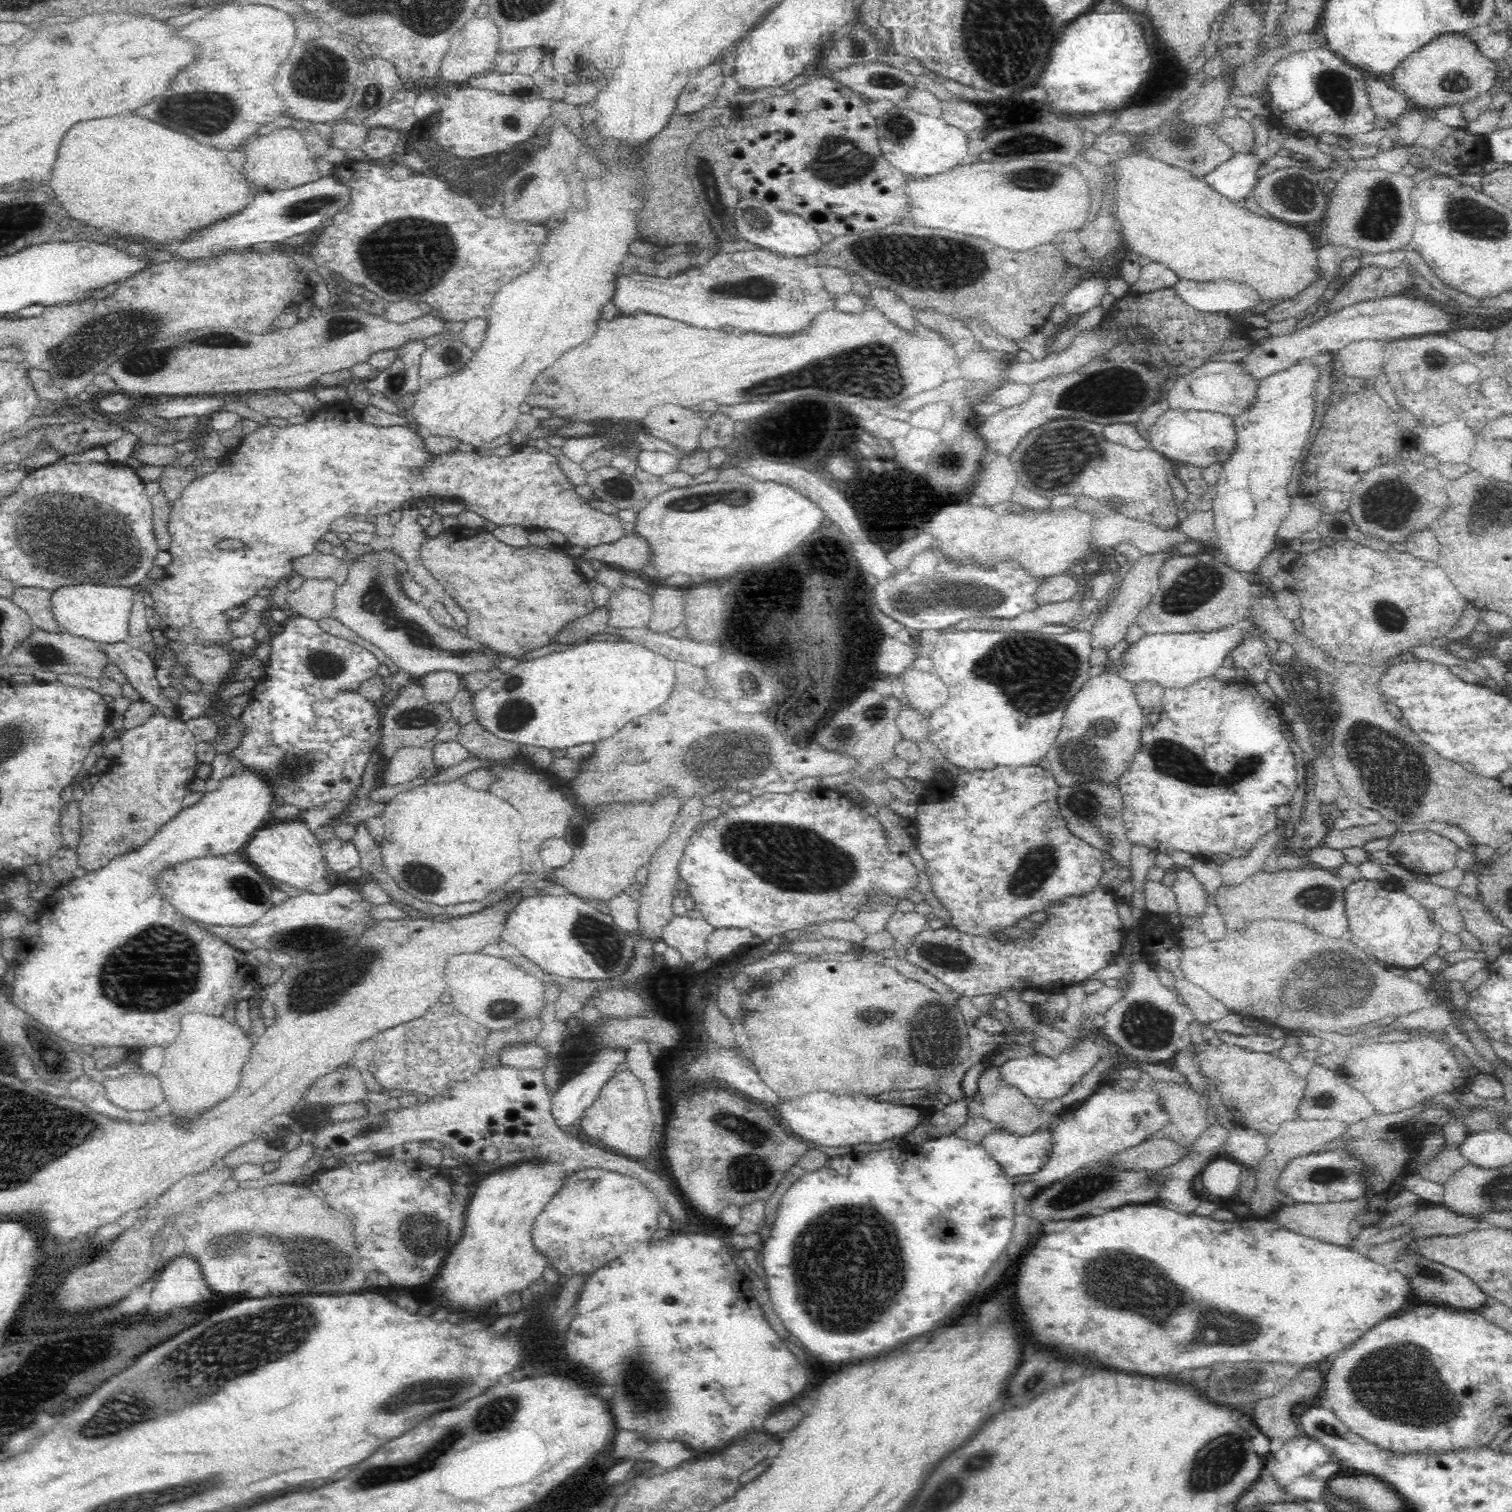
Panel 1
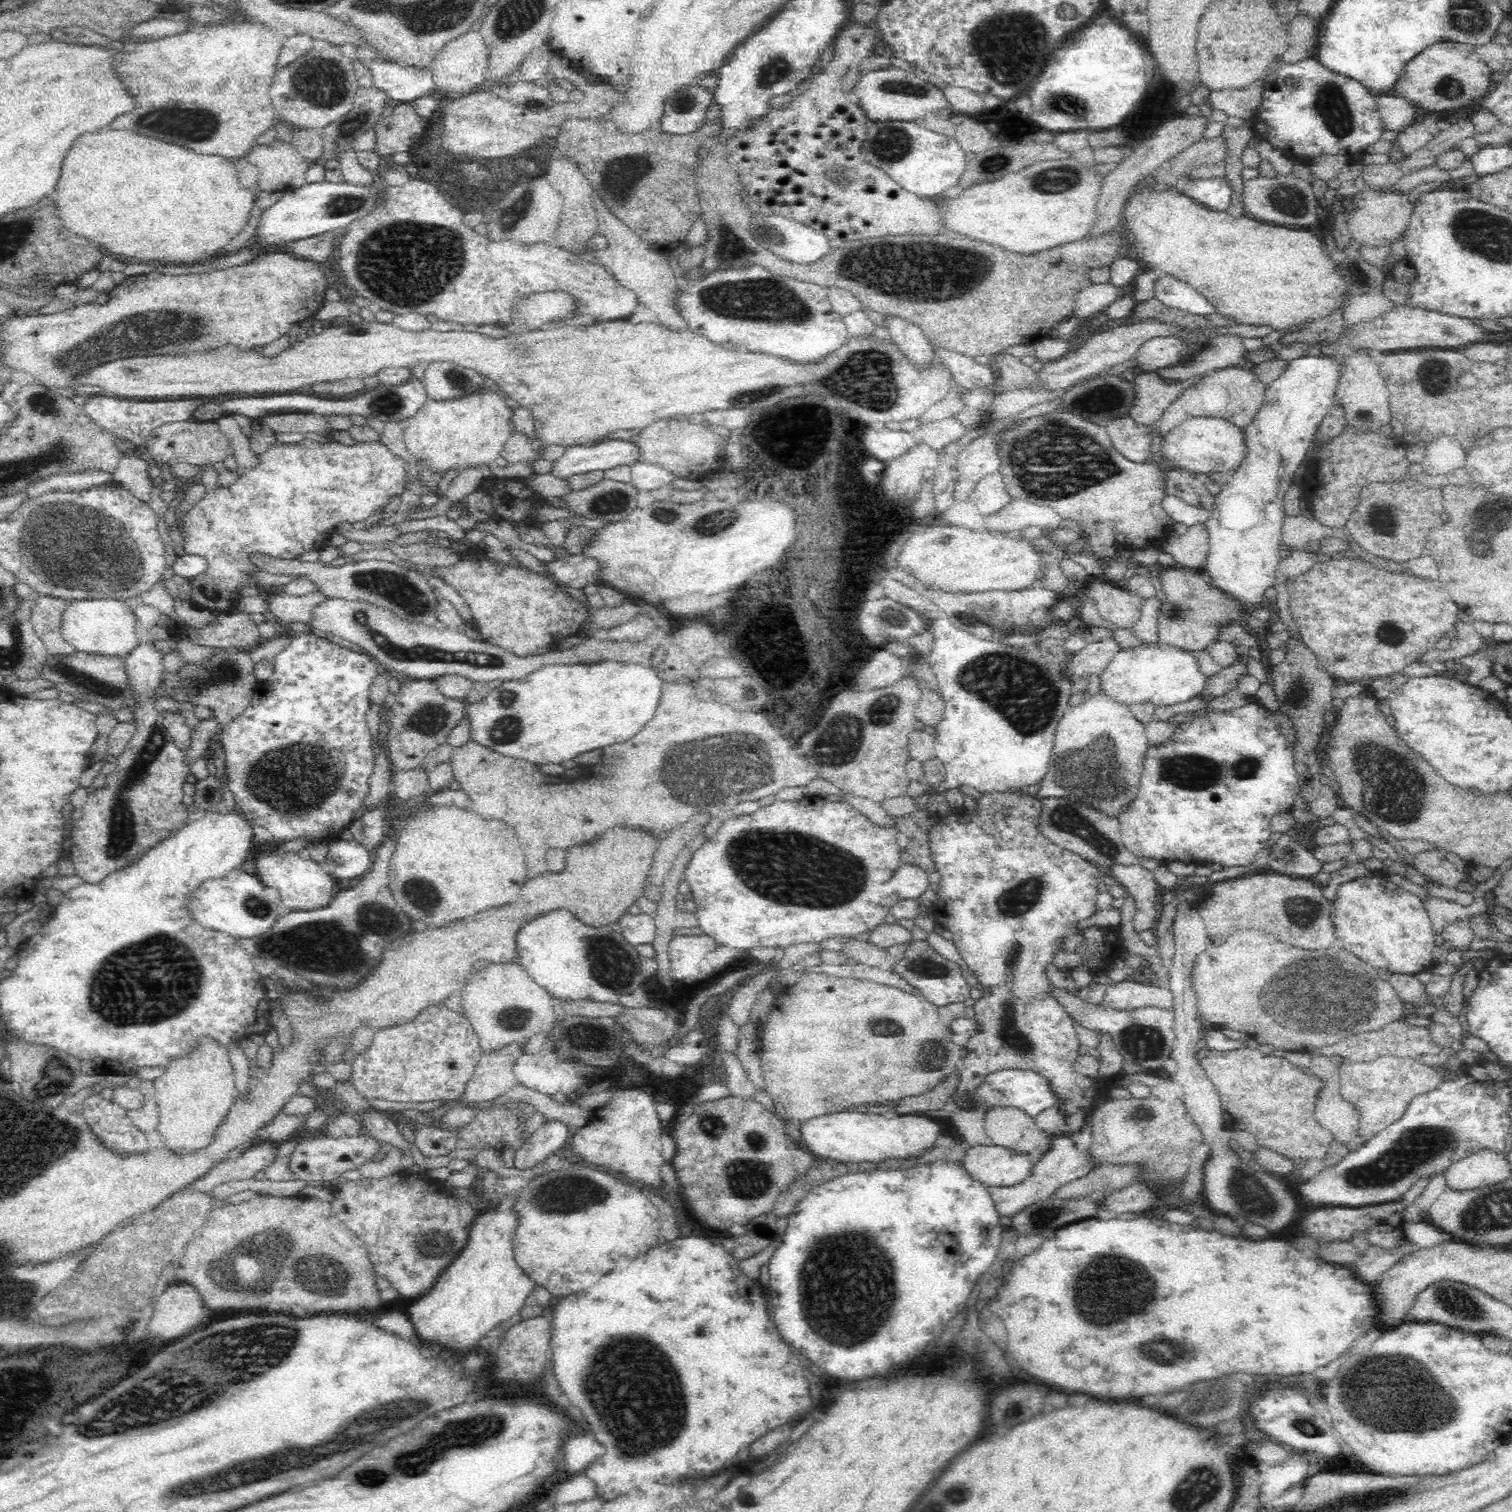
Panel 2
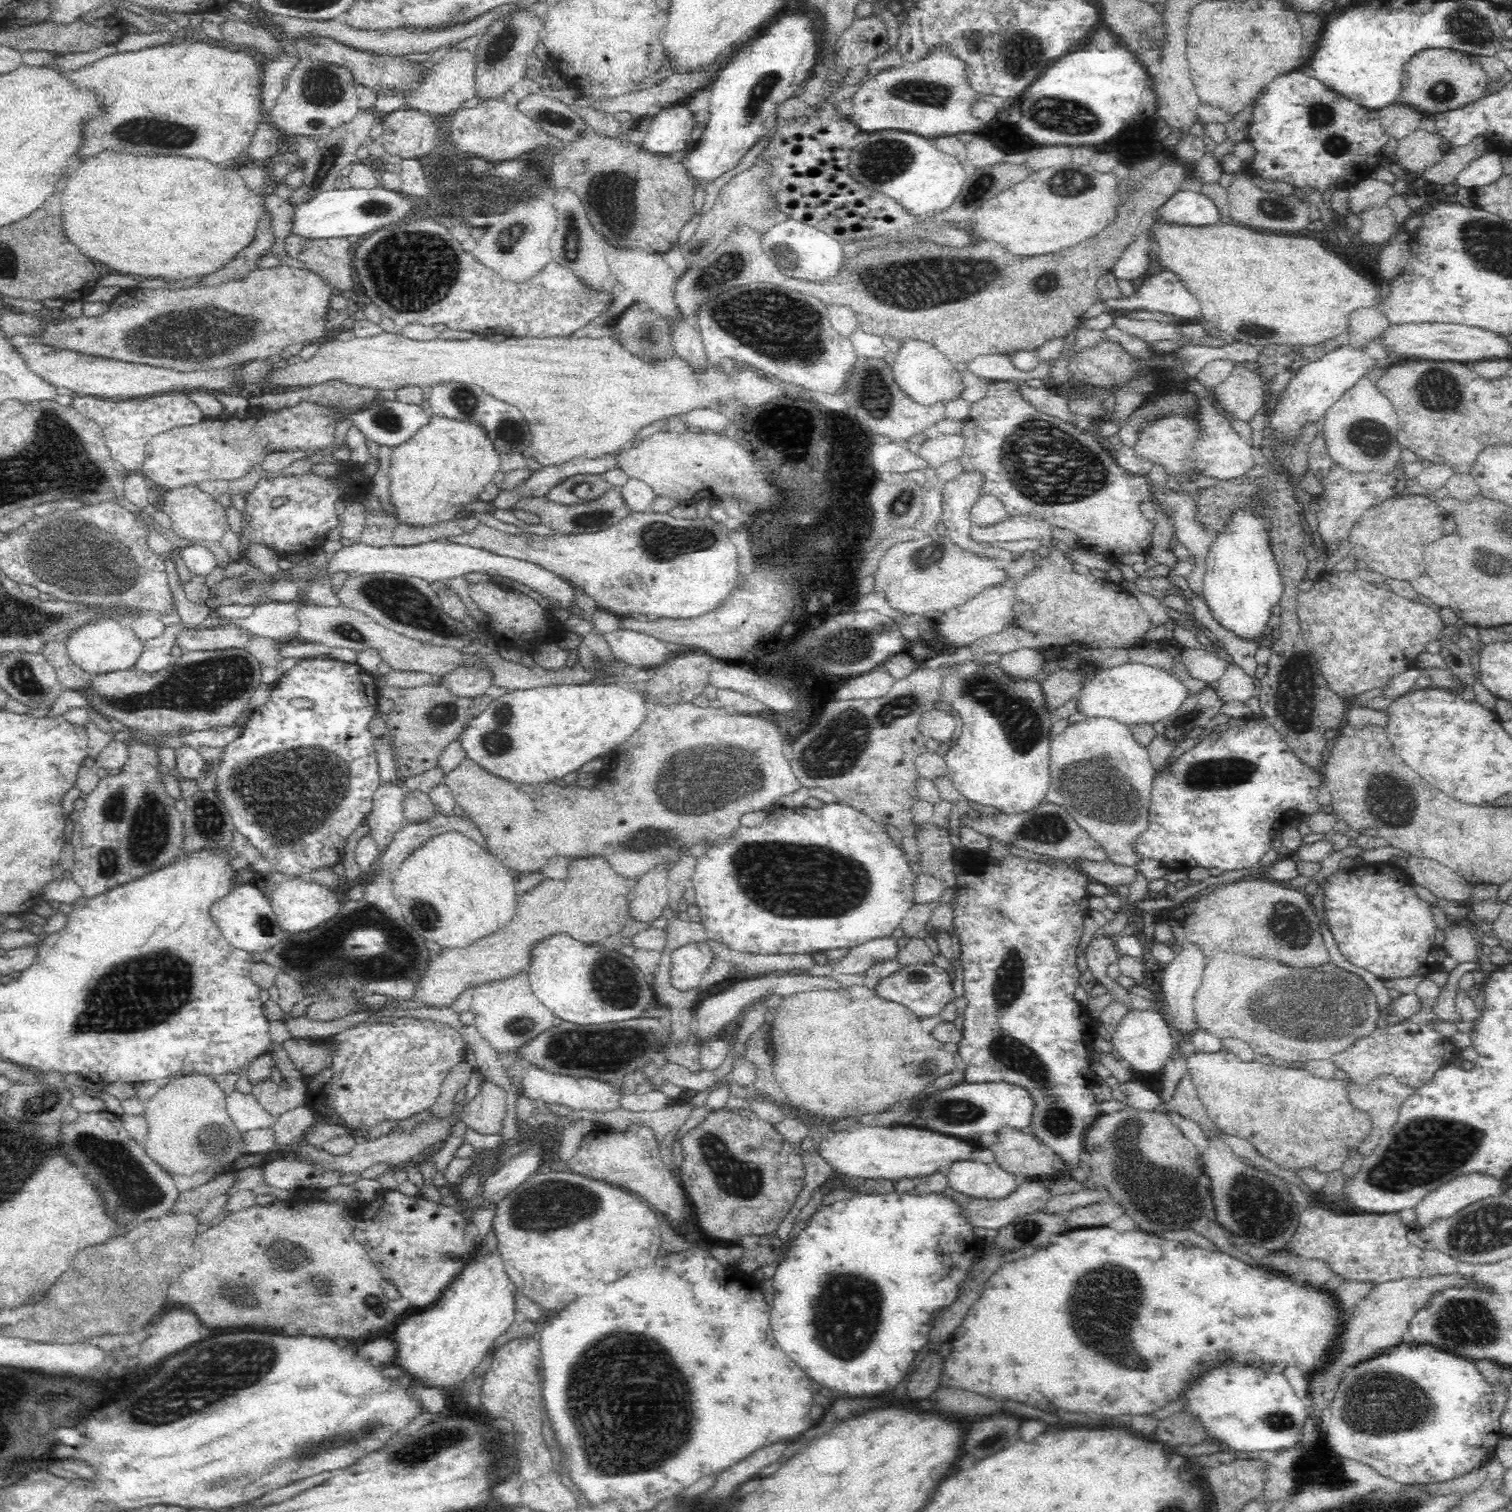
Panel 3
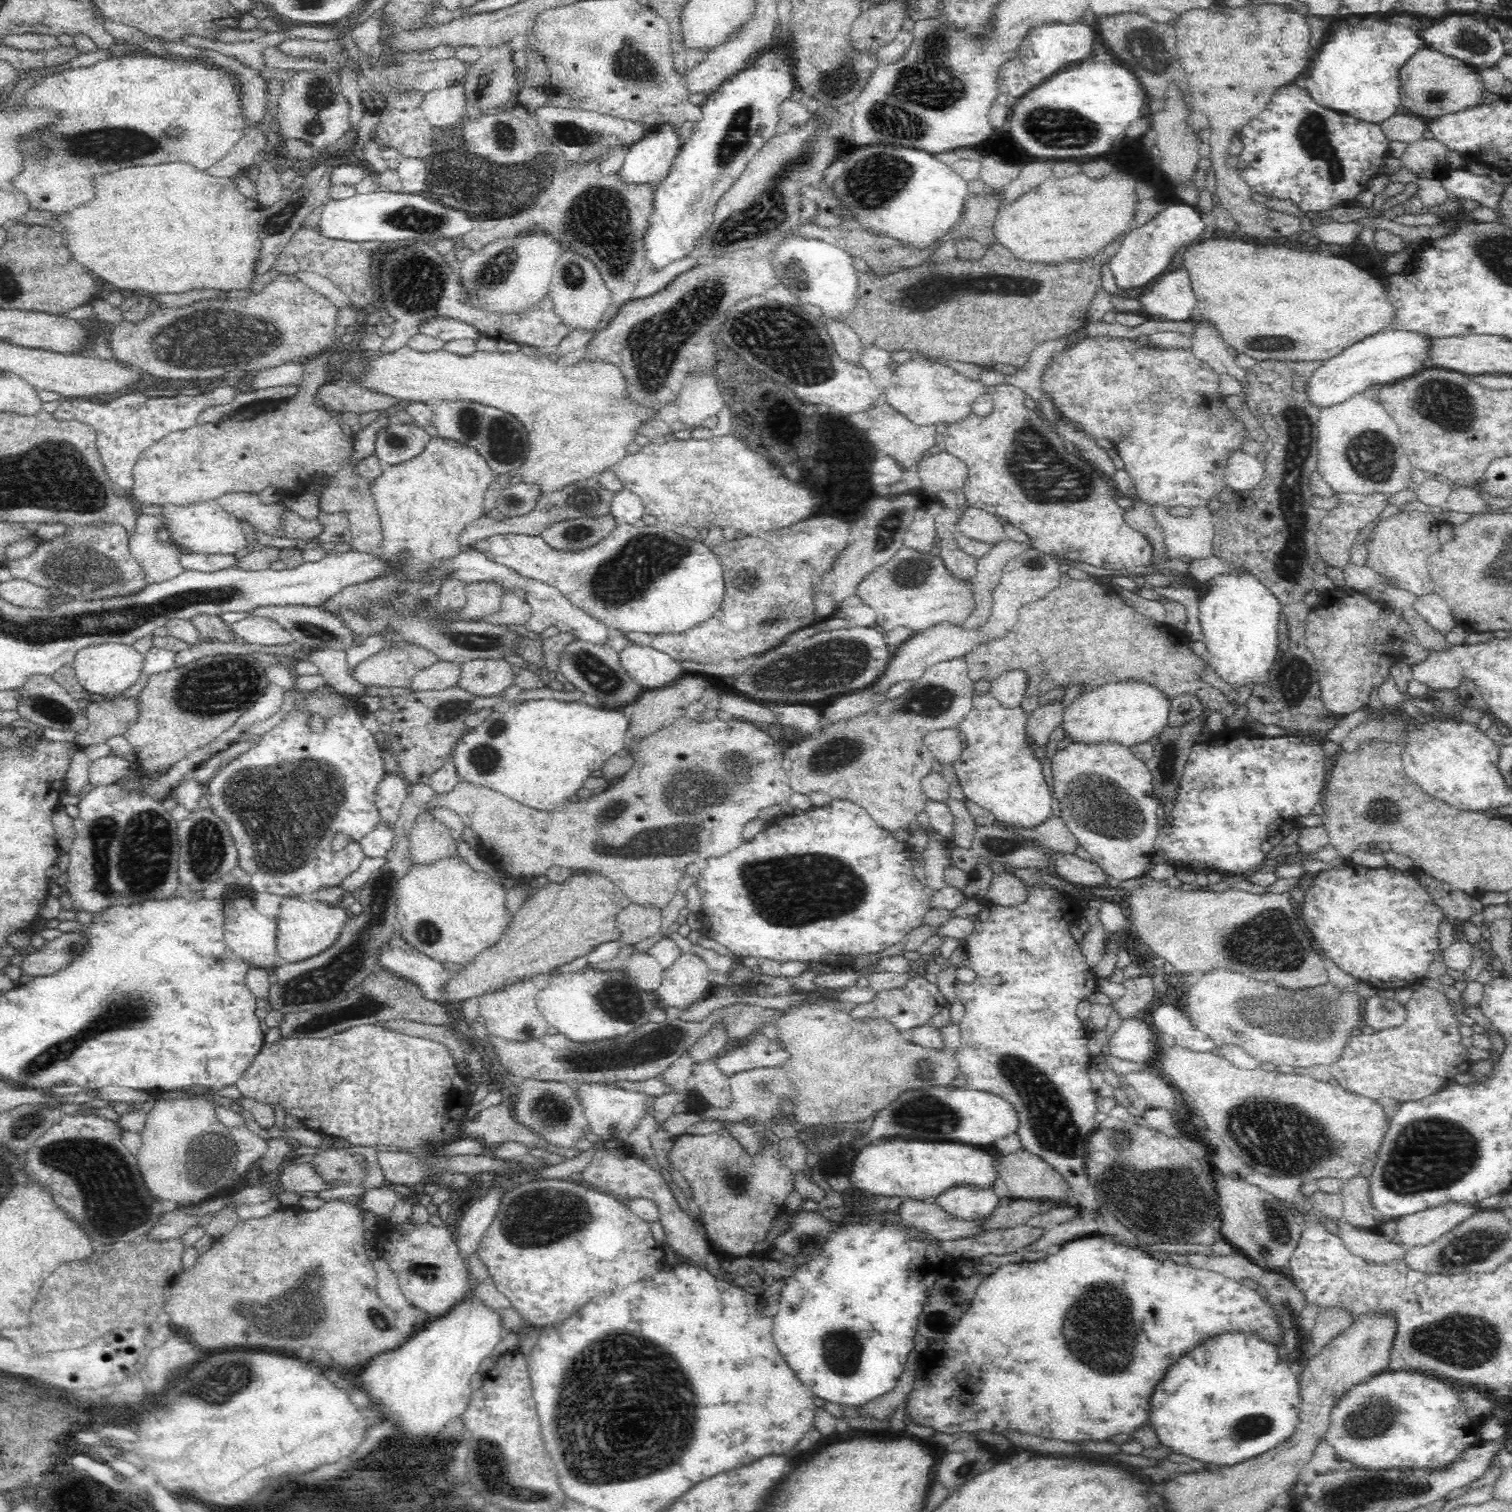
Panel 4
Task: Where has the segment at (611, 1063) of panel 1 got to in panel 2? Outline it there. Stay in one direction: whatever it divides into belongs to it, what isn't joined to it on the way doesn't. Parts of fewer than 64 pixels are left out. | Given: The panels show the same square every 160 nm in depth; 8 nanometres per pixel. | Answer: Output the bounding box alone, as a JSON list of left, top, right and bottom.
[514,1120,570,1170]

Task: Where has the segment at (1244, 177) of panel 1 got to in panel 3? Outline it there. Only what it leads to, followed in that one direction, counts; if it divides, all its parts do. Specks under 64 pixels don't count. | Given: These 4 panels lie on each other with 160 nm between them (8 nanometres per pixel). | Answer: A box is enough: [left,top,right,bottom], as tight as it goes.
[1157,190,1220,225]

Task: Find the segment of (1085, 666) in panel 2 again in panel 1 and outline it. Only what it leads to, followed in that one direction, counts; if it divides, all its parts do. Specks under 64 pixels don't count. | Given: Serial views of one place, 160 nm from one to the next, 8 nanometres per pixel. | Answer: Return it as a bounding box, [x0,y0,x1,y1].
[1092,547,1174,650]

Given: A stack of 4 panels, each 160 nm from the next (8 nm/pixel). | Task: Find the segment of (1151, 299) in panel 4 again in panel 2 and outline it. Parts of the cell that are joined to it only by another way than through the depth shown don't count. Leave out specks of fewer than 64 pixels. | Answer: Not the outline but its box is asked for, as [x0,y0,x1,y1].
[1071,274,1216,320]

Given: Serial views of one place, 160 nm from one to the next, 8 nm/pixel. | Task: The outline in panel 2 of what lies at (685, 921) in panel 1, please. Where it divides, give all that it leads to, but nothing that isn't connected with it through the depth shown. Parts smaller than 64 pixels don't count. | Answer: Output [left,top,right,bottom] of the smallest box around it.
[668,933,716,982]

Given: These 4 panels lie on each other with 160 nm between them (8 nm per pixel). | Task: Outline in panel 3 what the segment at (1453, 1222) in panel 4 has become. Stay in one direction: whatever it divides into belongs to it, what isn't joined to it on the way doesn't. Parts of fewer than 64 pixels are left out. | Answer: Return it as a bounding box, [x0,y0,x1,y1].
[1412,1173,1502,1230]

